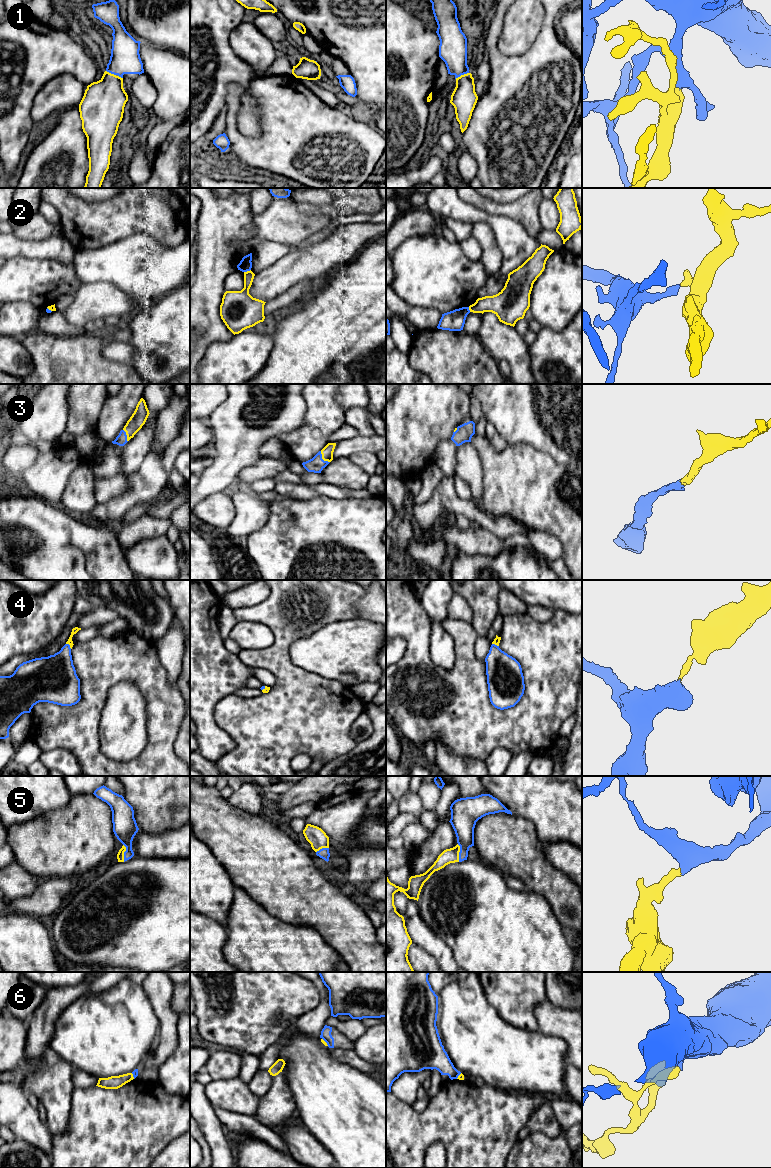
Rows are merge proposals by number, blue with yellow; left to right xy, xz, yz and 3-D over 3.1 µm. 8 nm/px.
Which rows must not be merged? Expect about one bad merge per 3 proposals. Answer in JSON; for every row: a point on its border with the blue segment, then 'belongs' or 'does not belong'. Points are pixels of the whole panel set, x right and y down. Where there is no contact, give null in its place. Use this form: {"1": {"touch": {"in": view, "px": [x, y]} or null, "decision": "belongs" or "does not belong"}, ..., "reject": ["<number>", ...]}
{"1": {"touch": {"in": "yz", "px": [461, 74]}, "decision": "belongs"}, "2": {"touch": {"in": "xz", "px": [247, 270]}, "decision": "does not belong"}, "3": {"touch": {"in": "xz", "px": [321, 458]}, "decision": "belongs"}, "4": {"touch": {"in": "xy", "px": [69, 645]}, "decision": "belongs"}, "5": {"touch": {"in": "yz", "px": [459, 853]}, "decision": "belongs"}, "6": {"touch": {"in": "xz", "px": [325, 1041]}, "decision": "does not belong"}, "reject": ["2", "6"]}

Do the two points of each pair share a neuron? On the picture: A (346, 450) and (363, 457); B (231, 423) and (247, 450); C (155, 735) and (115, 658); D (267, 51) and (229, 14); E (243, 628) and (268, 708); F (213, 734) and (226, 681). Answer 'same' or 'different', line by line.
A: different
B: same
C: same
D: different
E: different
F: same

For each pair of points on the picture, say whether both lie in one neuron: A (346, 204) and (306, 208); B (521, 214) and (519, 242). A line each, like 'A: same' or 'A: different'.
A: same
B: different

